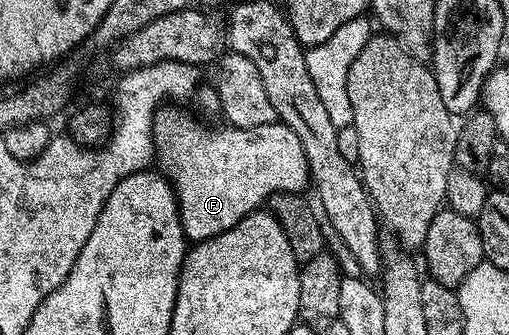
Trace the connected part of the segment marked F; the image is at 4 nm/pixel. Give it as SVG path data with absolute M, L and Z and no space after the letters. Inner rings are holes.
M165 105L153 116L153 150L155 163L160 174L168 179L177 194L177 208L186 240L201 243L215 237L231 225L243 221L250 213L258 210L277 191L304 192L310 186L309 166L299 145L299 137L286 123L259 125L251 129L242 127L204 127L193 115L180 111L180 106Z

